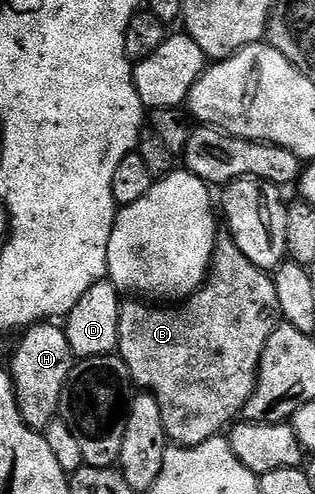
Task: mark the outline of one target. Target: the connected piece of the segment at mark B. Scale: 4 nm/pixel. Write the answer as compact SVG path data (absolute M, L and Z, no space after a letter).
M223 234L215 242L215 258L211 261L210 273L202 288L198 288L192 296L188 296L182 301L181 306L156 306L151 302L135 302L139 304L124 303L121 310L121 322L119 323L119 346L117 355L129 366L129 374L132 381L140 389L146 390L155 396L161 406L161 416L165 422L168 441L184 448L192 448L201 442L209 442L214 436L220 435L228 426L234 425L243 415L243 407L249 402L253 390L257 386L259 377L259 363L265 350L265 342L269 342L269 334L281 323L279 314L279 303L277 302L277 286L274 279L264 269L253 266L245 254L237 246L237 242L232 240L230 235Z

